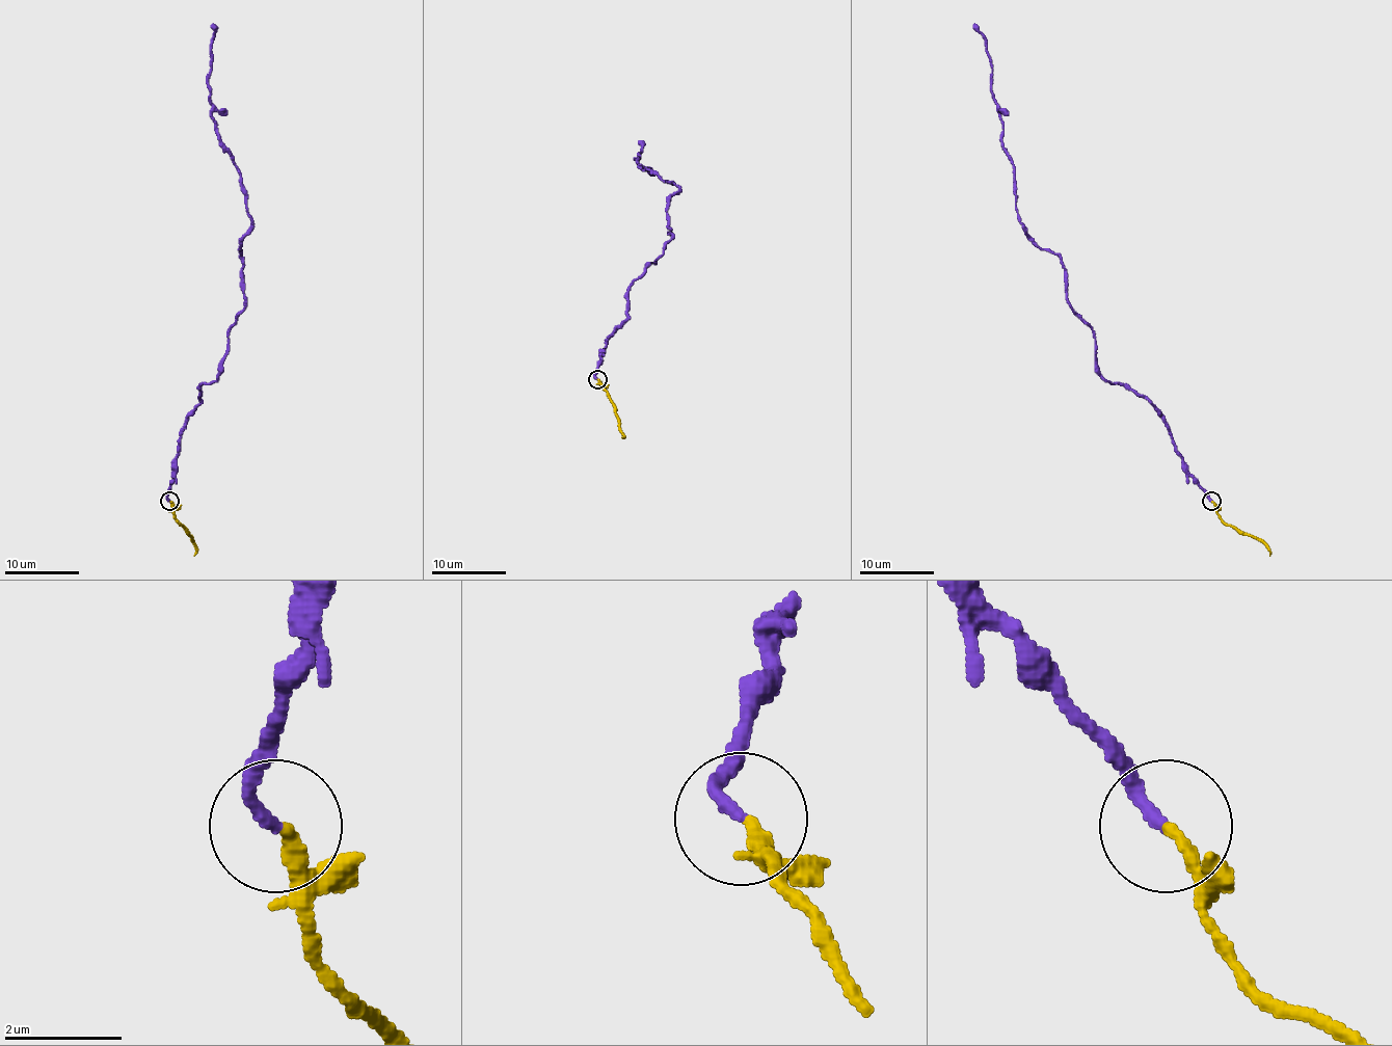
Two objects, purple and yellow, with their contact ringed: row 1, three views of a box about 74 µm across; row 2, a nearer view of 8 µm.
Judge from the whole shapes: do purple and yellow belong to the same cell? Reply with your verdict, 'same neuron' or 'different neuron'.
same neuron

